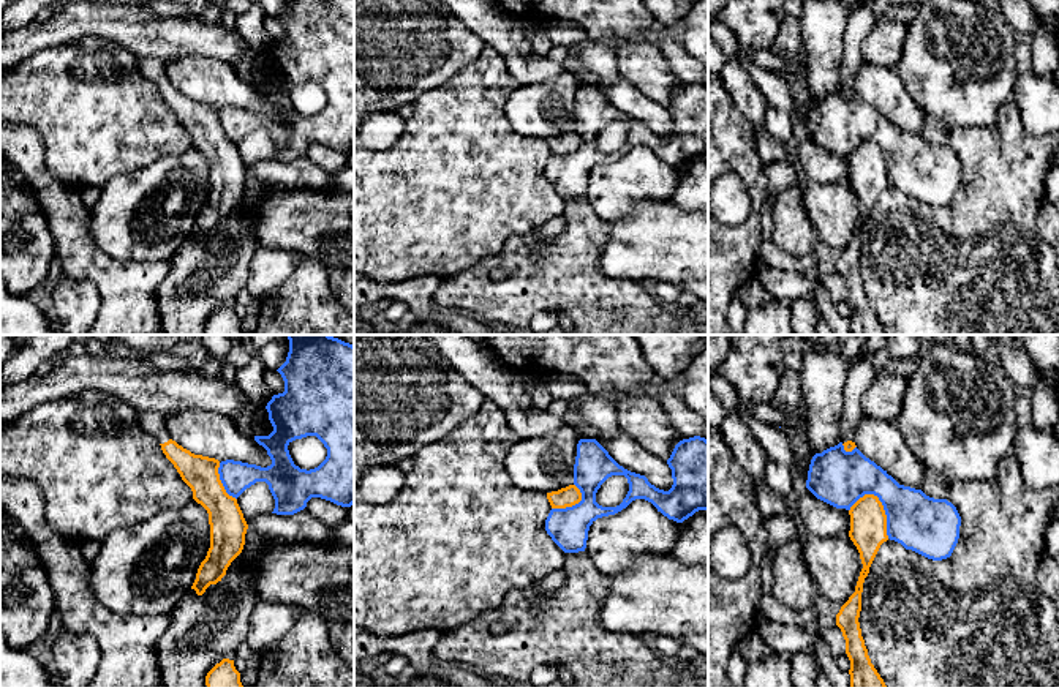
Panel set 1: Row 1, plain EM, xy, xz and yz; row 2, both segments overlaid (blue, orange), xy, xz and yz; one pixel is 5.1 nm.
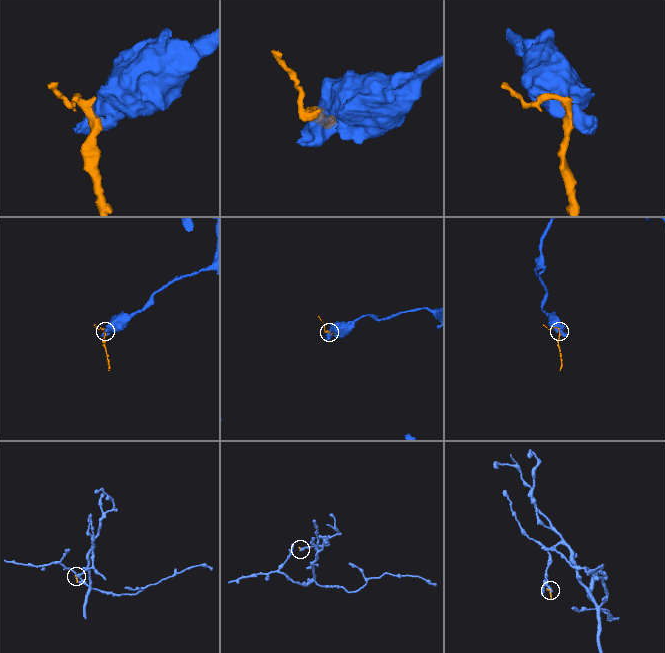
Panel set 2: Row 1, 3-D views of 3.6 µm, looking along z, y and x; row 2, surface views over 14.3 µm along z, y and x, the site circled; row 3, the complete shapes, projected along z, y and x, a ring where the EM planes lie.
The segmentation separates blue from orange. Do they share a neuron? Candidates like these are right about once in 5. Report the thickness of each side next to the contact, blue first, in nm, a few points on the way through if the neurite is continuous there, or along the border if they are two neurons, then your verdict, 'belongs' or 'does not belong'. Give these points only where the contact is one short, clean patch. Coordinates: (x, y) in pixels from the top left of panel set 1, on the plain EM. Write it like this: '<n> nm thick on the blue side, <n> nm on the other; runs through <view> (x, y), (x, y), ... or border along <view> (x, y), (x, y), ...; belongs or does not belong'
300 nm thick on the blue side, 190 nm on the other; does not belong

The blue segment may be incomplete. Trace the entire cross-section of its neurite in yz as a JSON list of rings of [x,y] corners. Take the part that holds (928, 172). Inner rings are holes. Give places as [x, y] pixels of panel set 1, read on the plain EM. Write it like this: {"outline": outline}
{"outline": [[[842,88],[816,99],[806,134],[820,147],[850,156],[865,141],[874,141],[887,161],[887,182],[928,205],[952,202],[961,163],[947,145],[934,145],[921,136],[899,131],[857,93],[846,98]]]}

